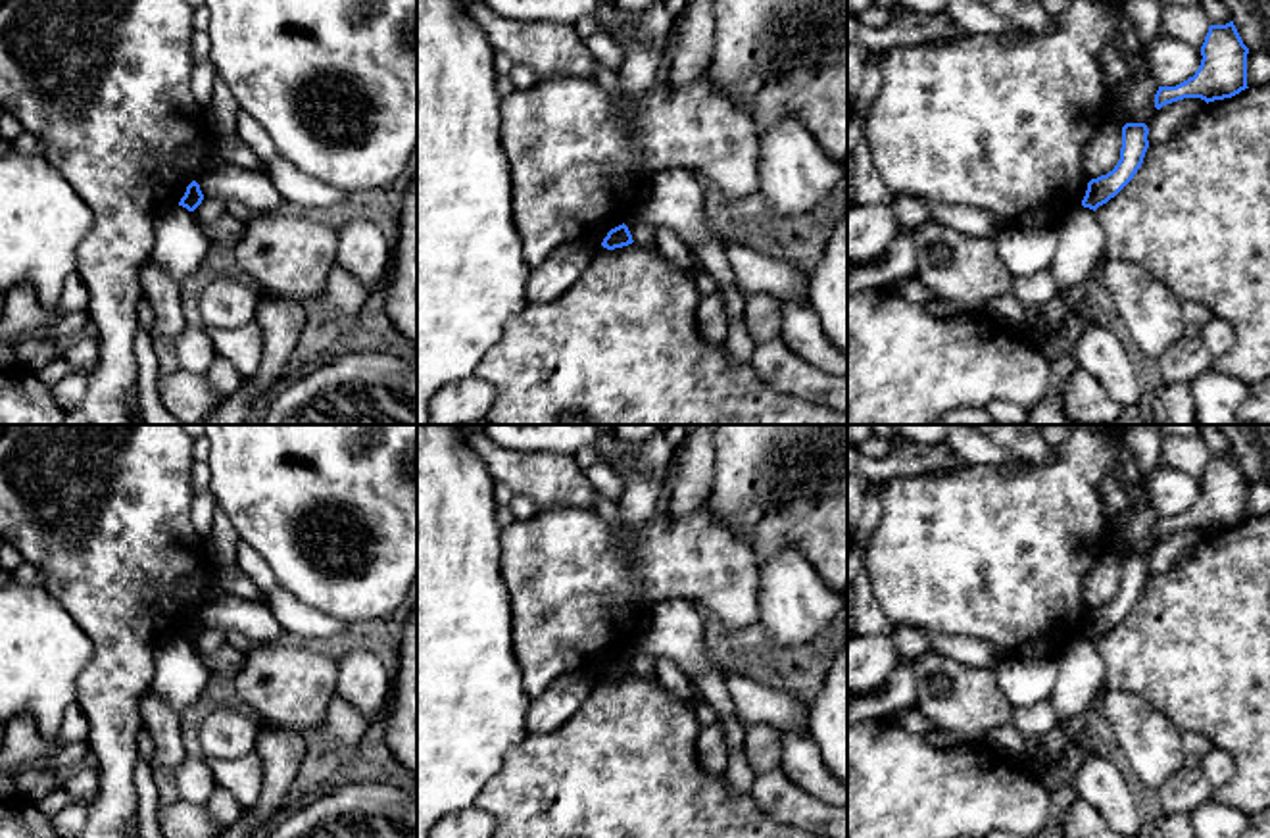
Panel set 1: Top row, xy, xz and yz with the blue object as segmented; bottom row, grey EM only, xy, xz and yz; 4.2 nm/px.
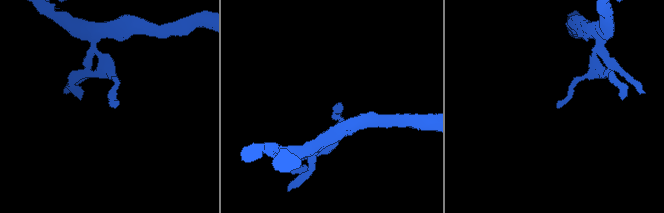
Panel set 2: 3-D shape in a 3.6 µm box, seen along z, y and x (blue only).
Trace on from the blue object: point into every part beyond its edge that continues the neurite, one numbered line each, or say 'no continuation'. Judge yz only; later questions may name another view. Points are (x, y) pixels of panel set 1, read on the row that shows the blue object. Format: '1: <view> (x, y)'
no continuation

